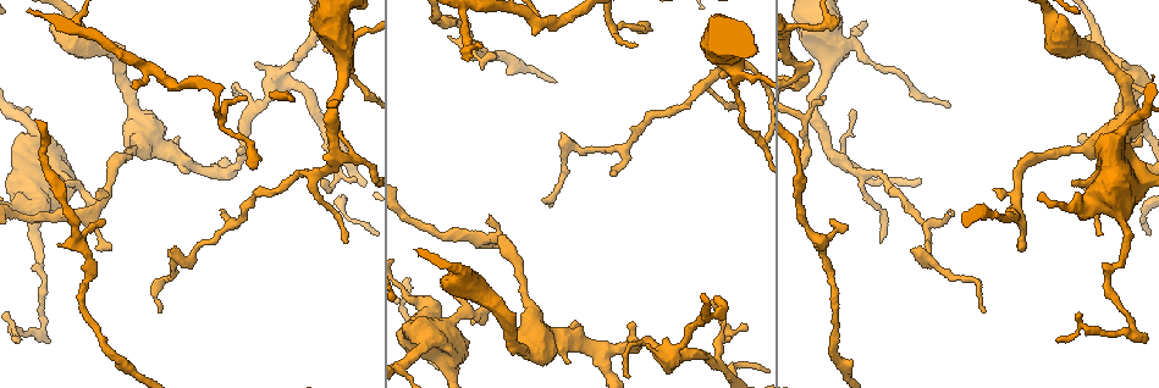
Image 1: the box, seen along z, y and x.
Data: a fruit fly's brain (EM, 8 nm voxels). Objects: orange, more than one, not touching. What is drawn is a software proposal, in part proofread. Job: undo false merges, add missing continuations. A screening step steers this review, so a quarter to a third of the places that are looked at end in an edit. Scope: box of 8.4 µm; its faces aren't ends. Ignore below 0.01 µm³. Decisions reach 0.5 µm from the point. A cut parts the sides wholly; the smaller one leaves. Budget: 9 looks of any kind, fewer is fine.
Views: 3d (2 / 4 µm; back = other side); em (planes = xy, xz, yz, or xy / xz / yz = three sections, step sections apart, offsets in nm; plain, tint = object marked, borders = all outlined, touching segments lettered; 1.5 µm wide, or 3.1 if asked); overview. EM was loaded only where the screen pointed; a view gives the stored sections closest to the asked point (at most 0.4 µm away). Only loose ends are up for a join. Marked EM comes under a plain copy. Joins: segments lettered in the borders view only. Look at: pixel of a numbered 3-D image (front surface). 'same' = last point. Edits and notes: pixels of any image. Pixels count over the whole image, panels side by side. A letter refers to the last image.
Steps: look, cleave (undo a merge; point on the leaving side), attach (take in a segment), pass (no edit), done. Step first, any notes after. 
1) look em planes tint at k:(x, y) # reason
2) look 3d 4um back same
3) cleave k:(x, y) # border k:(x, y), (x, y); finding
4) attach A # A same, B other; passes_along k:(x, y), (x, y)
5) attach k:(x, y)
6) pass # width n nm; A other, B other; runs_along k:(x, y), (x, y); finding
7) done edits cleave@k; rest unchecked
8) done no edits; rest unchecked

look 3d 2um at 1:(241, 147) # free end

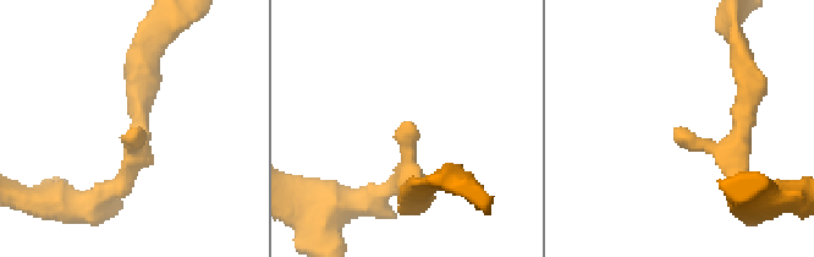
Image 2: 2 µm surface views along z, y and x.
look em planes borders at 2:(676, 129)

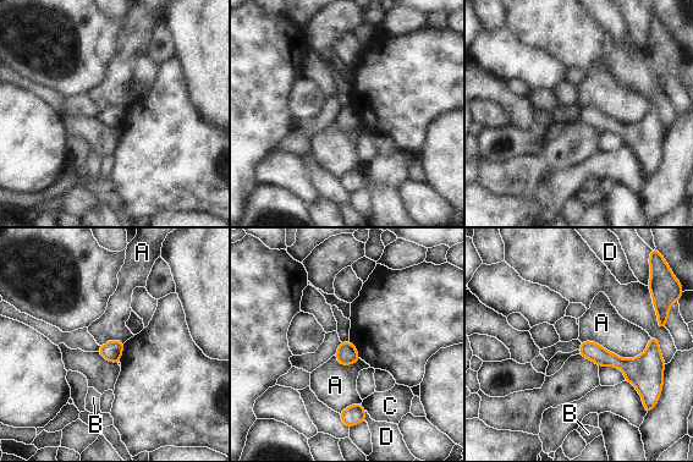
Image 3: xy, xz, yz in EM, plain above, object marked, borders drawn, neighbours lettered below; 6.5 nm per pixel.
pass # A other, B other, C other, D other; border 3:(649, 336), (631, 358), (581, 341); none of them fits

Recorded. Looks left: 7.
look em planes borders at 1:(614, 171) # an open end

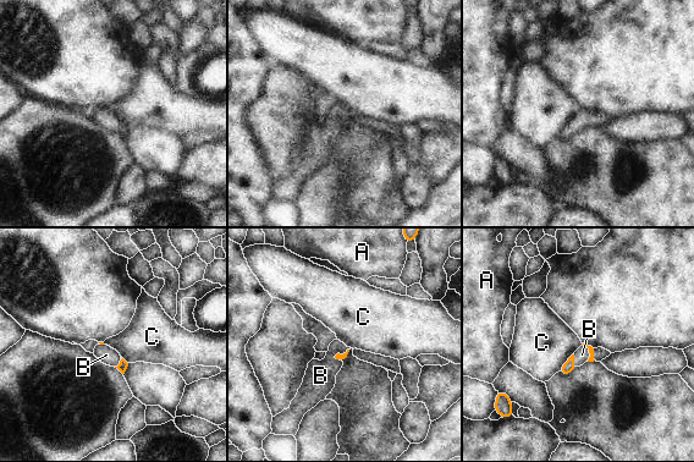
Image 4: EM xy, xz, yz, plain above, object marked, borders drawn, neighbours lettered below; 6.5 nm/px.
attach B # A other, B same, C other; passes_along 4:(124, 364), (120, 363), (106, 355); the neuron continues

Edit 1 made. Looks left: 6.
done edits attach@4; rest unchecked

